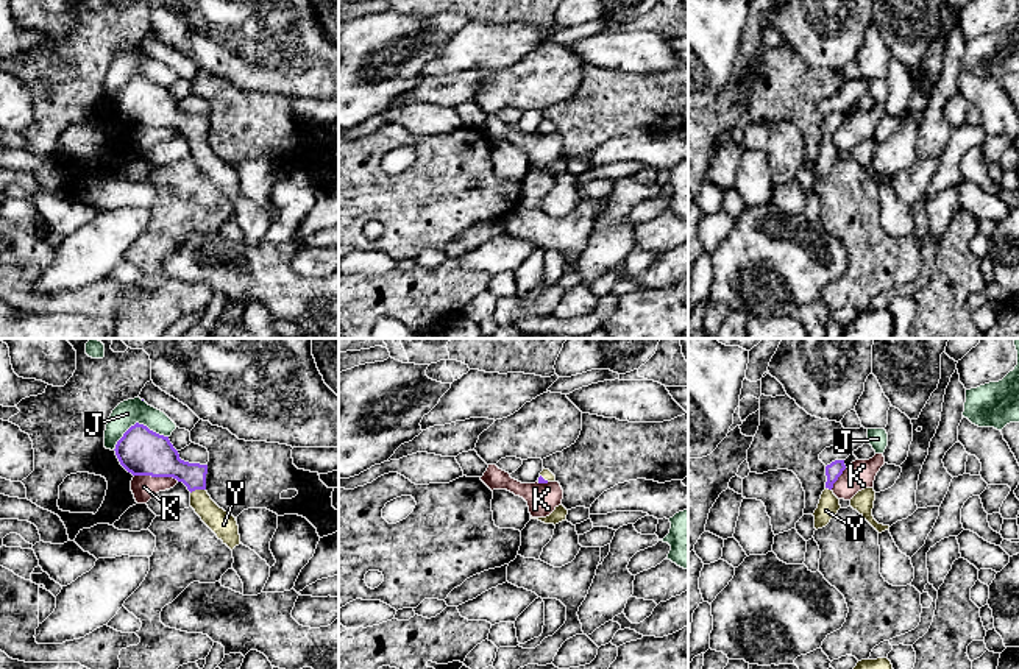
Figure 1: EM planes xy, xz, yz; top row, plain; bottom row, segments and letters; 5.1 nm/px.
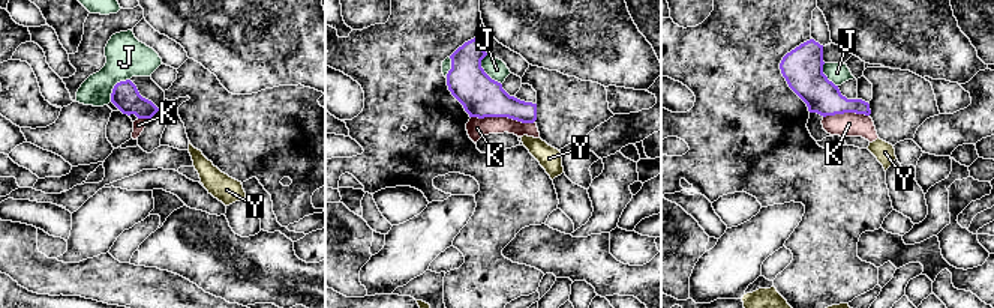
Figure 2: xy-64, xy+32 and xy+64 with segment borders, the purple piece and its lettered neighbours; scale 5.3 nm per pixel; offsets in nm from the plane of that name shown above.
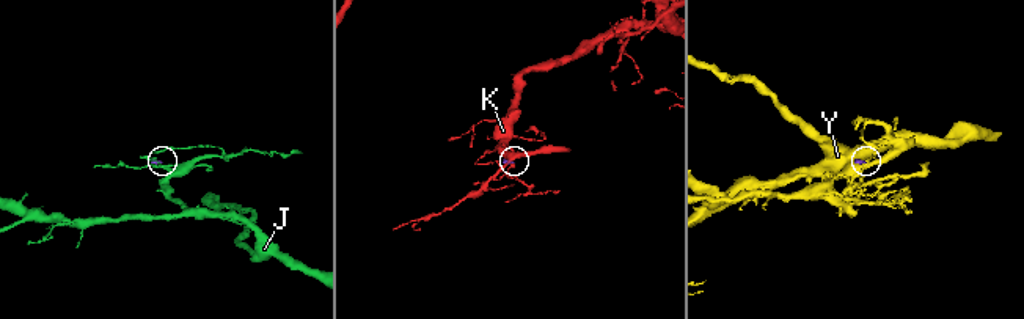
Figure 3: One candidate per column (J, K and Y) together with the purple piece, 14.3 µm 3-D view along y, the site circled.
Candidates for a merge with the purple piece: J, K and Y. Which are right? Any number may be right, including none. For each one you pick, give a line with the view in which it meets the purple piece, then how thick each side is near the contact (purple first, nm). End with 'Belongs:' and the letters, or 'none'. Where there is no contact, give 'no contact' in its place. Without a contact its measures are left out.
Y: meets purple in xy; 190 nm thick on the purple side, 130 nm on the other
Belongs: Y

